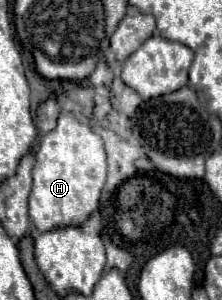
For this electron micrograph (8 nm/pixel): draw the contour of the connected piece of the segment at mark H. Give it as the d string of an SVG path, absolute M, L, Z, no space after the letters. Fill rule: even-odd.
M62 113L54 131L46 133L40 149L36 153L36 163L32 167L32 193L30 193L30 219L38 231L50 231L54 227L82 223L98 207L98 199L106 181L106 151L104 141L88 125L80 123L72 113Z

